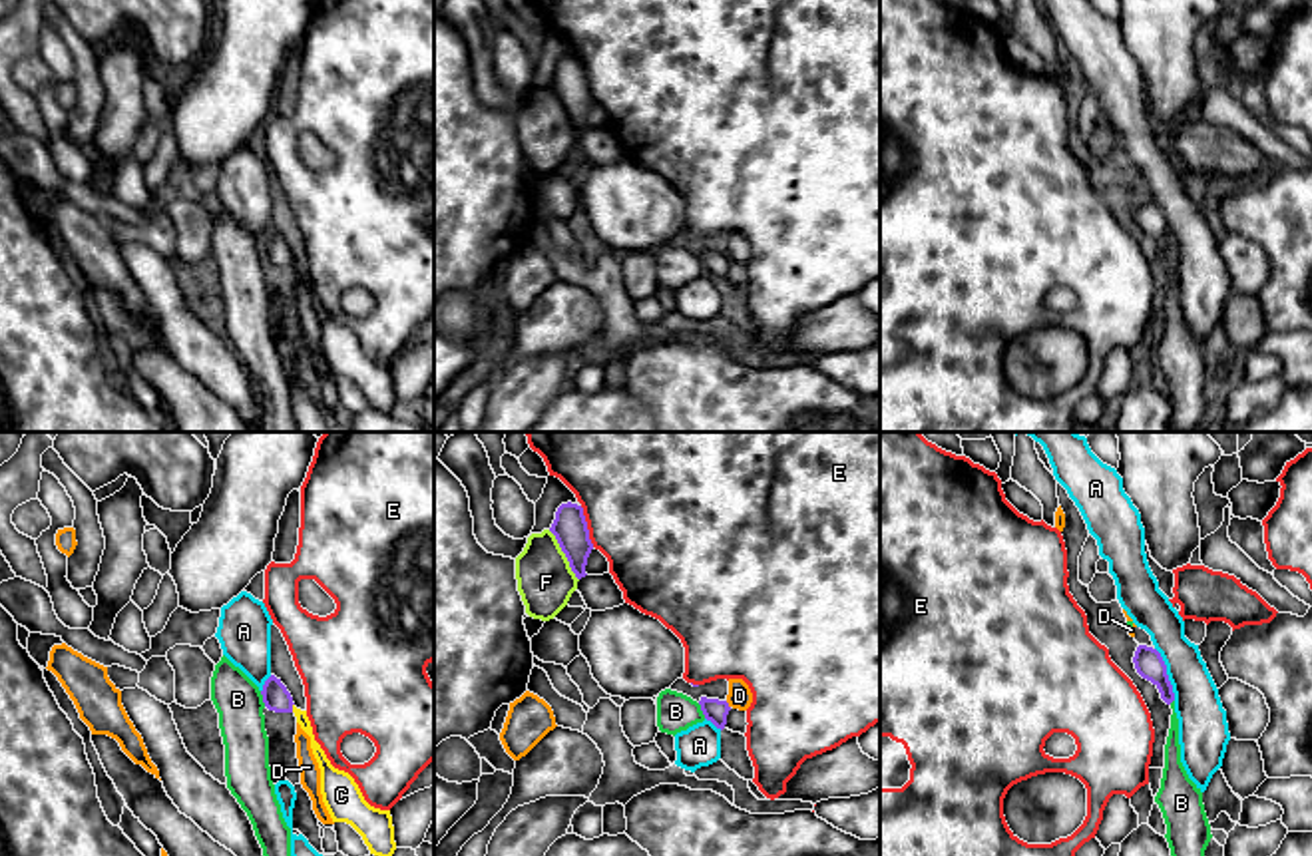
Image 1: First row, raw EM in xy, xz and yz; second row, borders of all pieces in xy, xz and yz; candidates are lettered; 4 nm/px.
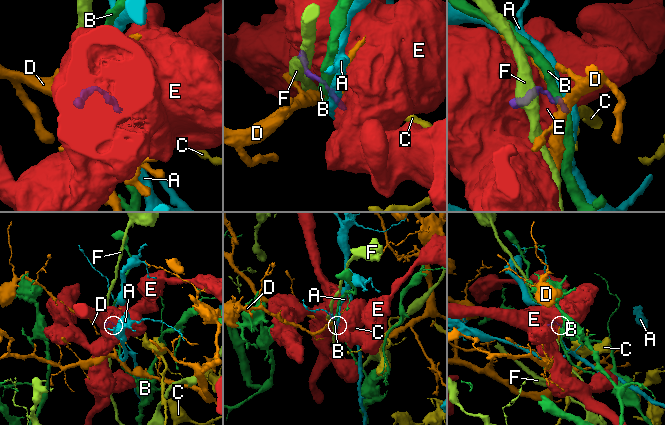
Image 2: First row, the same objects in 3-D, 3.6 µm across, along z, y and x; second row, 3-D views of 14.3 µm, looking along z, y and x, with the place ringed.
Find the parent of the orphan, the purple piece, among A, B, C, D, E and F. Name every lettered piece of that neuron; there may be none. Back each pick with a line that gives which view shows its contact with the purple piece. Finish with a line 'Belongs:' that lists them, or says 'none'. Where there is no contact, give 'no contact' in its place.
C: xy
Belongs: C

